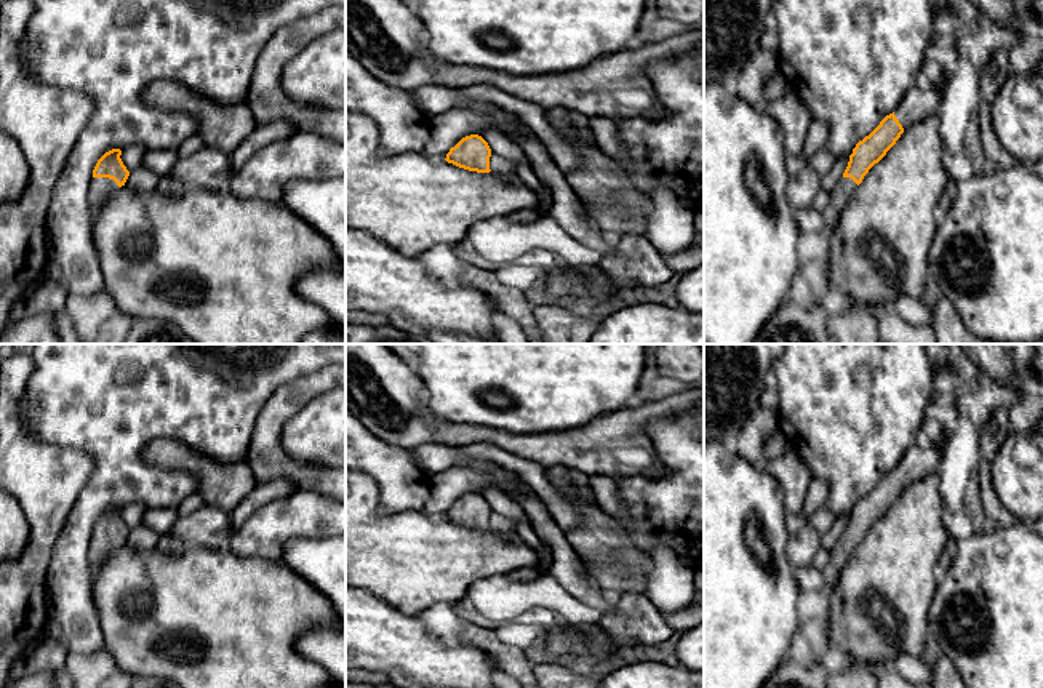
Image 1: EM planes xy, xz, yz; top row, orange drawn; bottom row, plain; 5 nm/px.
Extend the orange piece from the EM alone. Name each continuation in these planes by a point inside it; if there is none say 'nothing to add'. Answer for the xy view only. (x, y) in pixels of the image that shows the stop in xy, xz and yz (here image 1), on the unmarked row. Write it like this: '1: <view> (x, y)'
1: xy (101, 546)

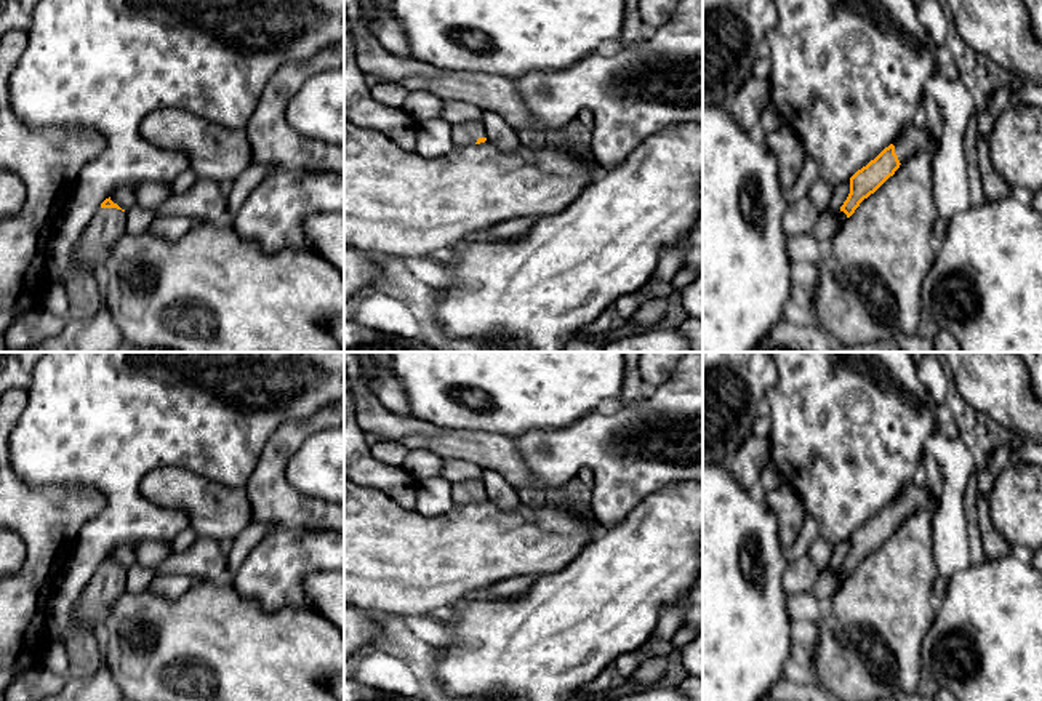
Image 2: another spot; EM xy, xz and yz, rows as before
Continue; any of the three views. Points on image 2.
1: xy (108, 583)
2: yz (916, 495)

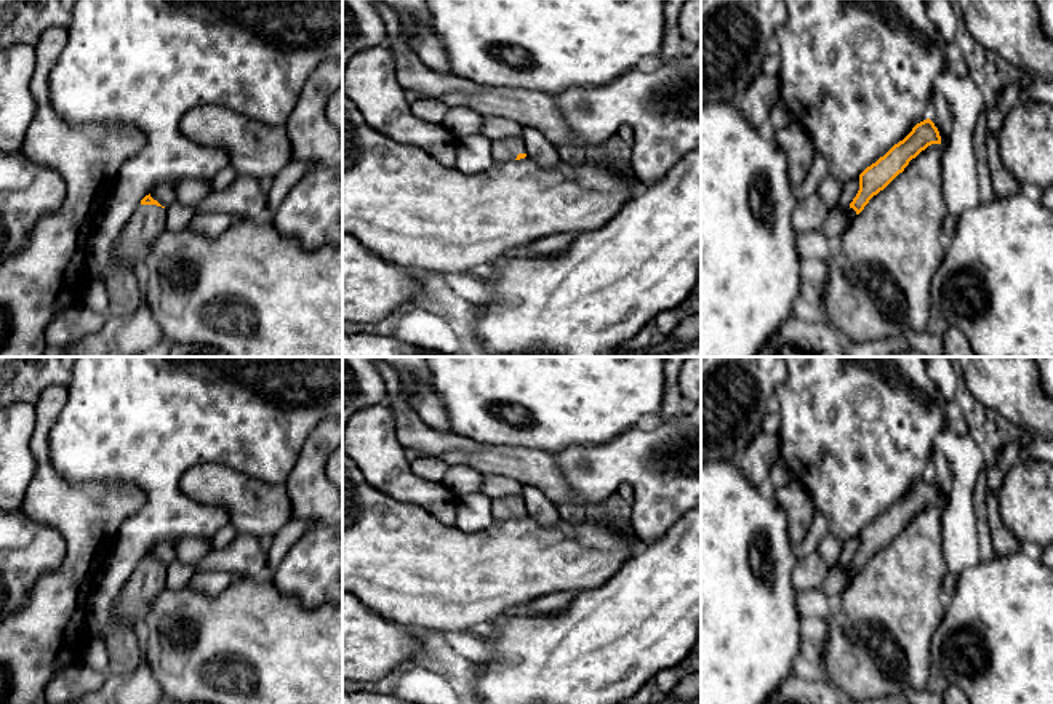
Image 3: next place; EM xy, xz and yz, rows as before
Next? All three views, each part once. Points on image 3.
1: xy (148, 580)

